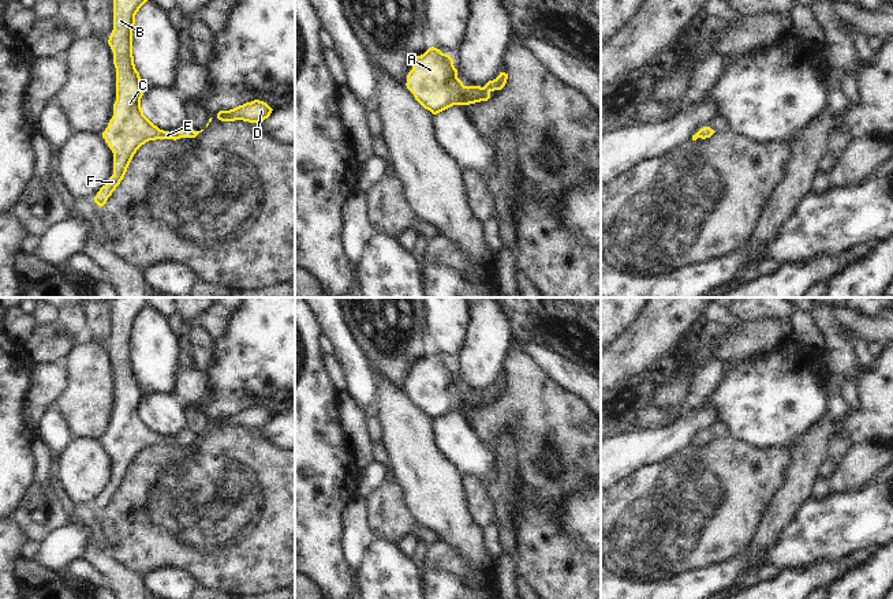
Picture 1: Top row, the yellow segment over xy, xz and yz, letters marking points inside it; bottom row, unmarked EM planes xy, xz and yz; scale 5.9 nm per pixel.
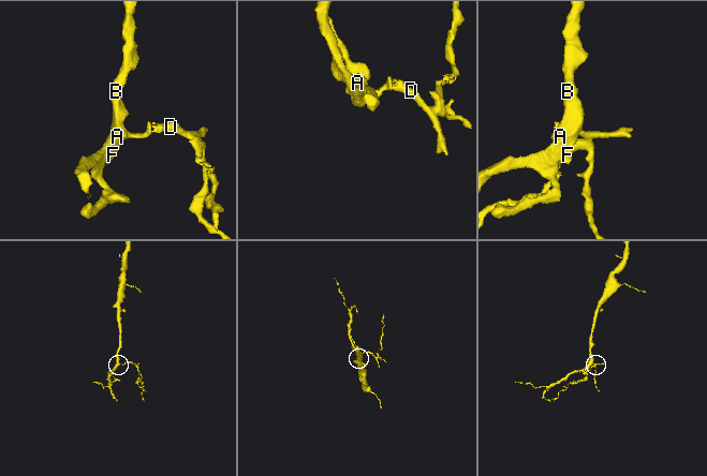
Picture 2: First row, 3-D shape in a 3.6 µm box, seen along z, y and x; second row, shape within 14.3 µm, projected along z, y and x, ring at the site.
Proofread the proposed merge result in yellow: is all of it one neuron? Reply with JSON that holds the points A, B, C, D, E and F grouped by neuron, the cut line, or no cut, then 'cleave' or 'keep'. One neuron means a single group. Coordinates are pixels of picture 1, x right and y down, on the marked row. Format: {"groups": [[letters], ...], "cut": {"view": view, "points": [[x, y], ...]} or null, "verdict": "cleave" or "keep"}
{"groups": [["A", "B", "C", "D", "E", "F"]], "cut": null, "verdict": "keep"}

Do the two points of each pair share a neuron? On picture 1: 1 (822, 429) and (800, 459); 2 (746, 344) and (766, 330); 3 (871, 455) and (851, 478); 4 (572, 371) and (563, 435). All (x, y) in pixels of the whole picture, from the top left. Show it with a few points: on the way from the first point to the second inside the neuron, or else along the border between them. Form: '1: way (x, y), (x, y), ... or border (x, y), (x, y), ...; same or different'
1: way (818, 435), (807, 452); same
2: way (751, 339), (761, 336); same
3: way (866, 460), (854, 472); same
4: border (544, 371), (556, 384), (574, 392), (586, 403); different

